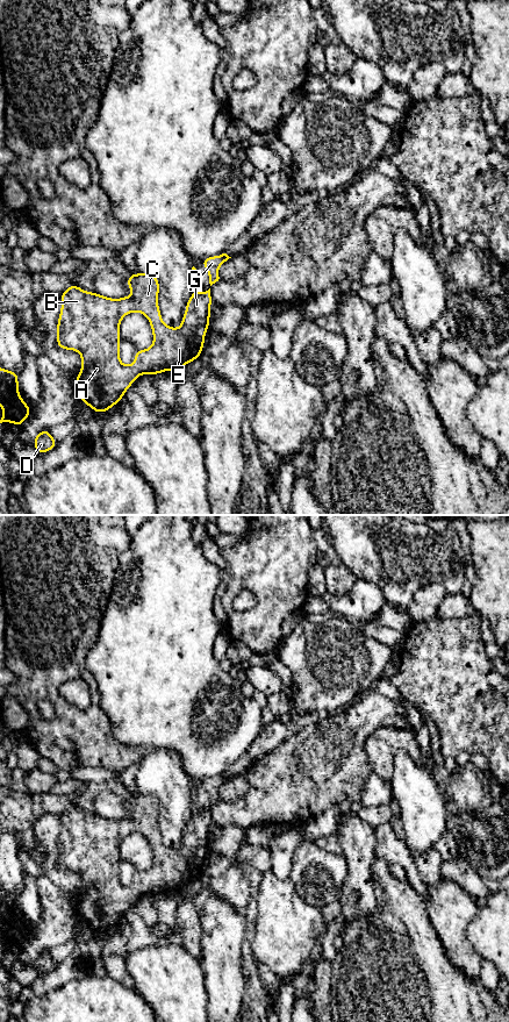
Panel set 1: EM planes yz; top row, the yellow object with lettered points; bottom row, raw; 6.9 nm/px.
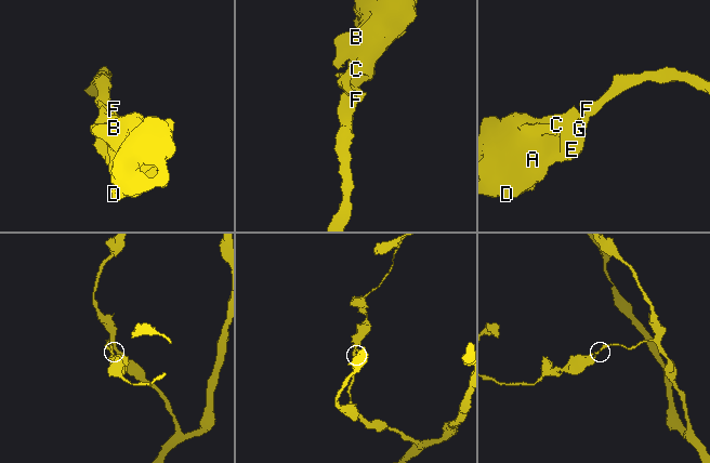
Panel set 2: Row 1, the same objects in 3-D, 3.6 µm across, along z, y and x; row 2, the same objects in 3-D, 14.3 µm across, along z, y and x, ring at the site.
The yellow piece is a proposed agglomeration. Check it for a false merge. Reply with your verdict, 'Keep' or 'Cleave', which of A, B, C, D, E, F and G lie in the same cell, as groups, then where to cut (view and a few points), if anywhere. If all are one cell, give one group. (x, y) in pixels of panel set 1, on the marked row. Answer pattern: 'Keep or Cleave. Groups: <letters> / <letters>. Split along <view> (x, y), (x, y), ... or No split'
Keep. Groups: A B C D E F G. No split

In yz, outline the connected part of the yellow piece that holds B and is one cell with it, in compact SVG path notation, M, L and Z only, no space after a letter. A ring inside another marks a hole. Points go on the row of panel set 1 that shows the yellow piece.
M132 273L127 279L132 291L130 296L112 299L99 293L85 292L71 285L62 295L60 314L57 322L57 345L63 350L78 351L81 356L81 371L74 378L77 393L85 405L95 413L106 413L113 408L142 374L159 374L169 370L178 372L184 365L201 356L205 334L209 329L210 288L206 292L193 291L186 303L180 327L172 328L163 322L158 306L159 279L151 273ZM138 312L145 315L152 329L153 343L146 350L135 351L135 363L124 365L120 359L120 323L129 314Z

